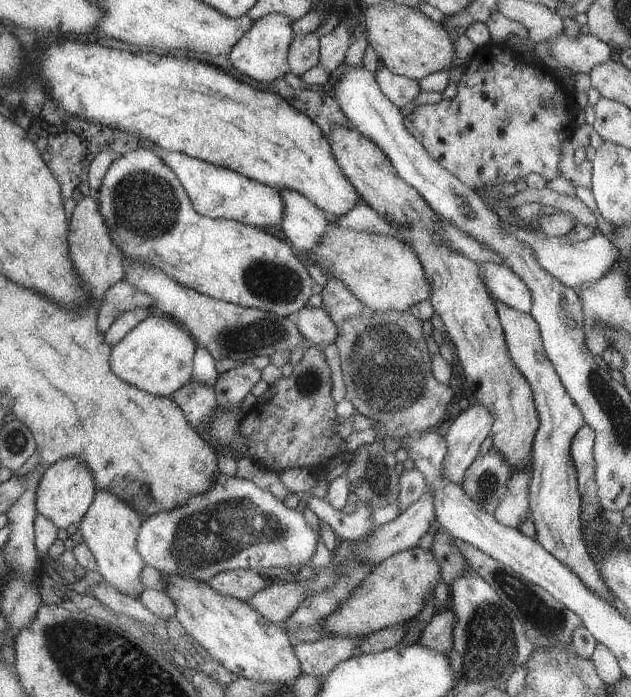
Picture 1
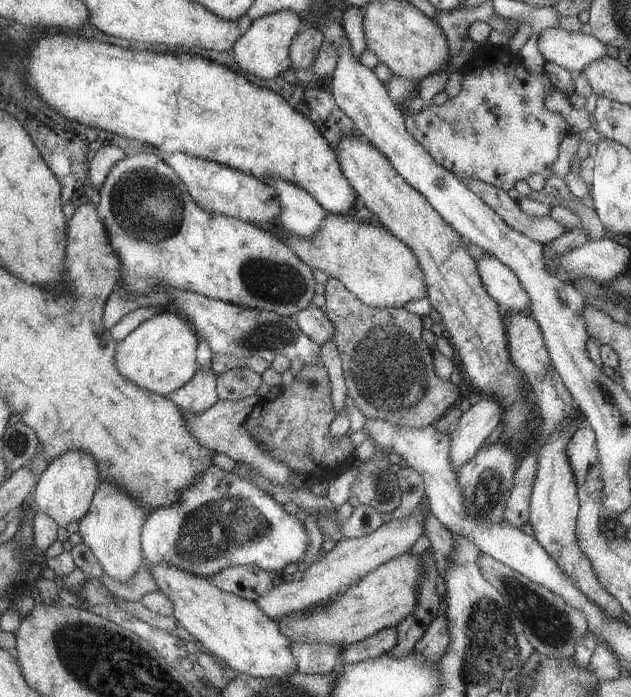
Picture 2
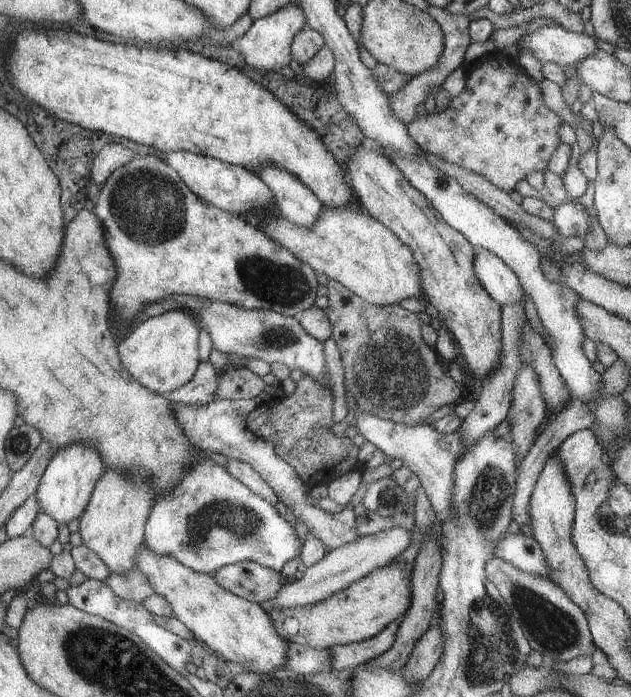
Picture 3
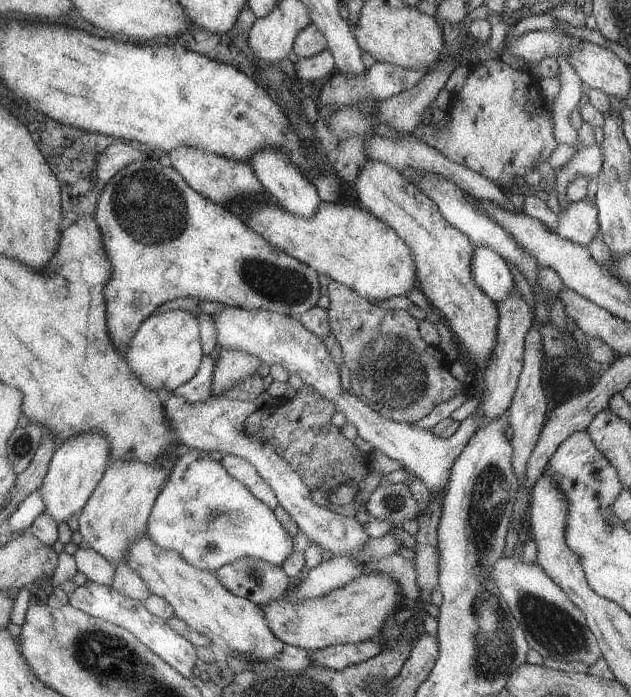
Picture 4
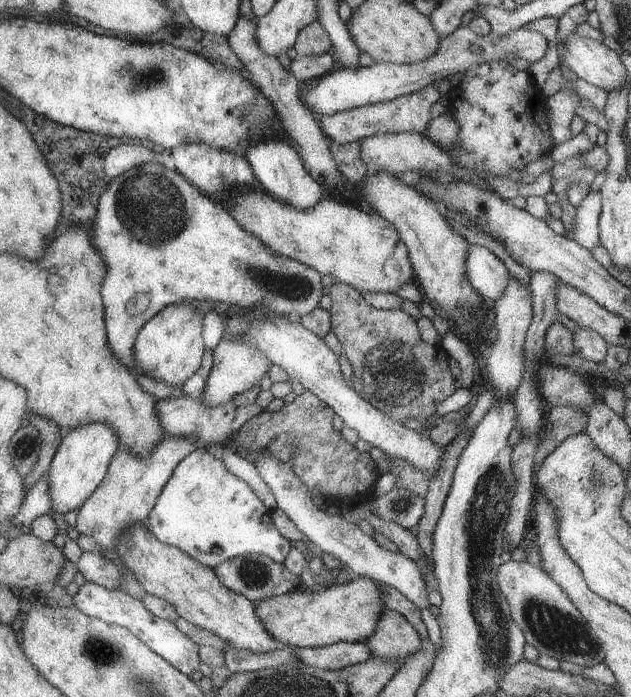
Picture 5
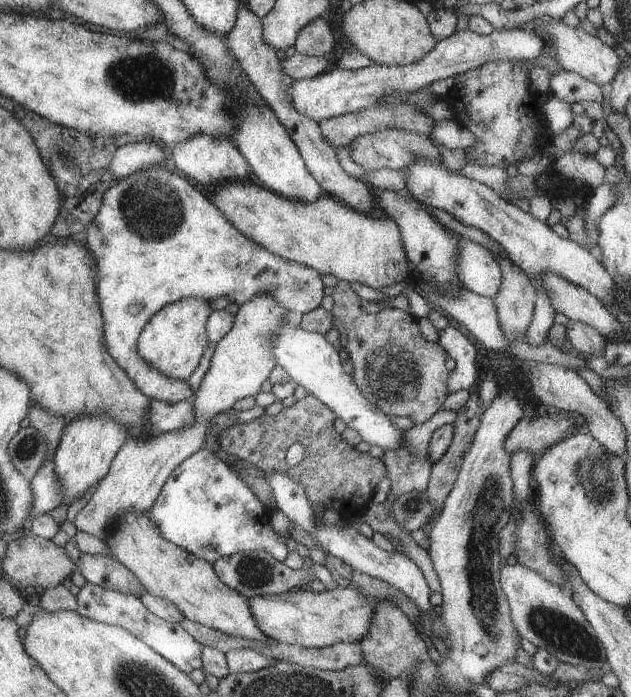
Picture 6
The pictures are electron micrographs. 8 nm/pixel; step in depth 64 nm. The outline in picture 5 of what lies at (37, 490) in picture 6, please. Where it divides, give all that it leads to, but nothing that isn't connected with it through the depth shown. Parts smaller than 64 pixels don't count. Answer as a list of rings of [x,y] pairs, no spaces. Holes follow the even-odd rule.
[[[47,473],[26,492],[17,514],[10,519],[11,525],[29,526],[39,516],[50,514],[50,499],[47,495]]]

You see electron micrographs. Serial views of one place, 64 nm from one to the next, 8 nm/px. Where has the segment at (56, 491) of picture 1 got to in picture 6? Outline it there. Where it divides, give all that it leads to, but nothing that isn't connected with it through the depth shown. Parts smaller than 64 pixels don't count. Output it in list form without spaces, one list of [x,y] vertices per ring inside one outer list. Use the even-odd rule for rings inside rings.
[[[82,415],[65,424],[64,432],[51,461],[54,478],[62,493],[60,504],[68,507],[83,497],[88,488],[99,483],[107,475],[112,459],[126,442],[127,436],[129,435],[126,434],[126,429],[106,415],[95,417]]]

